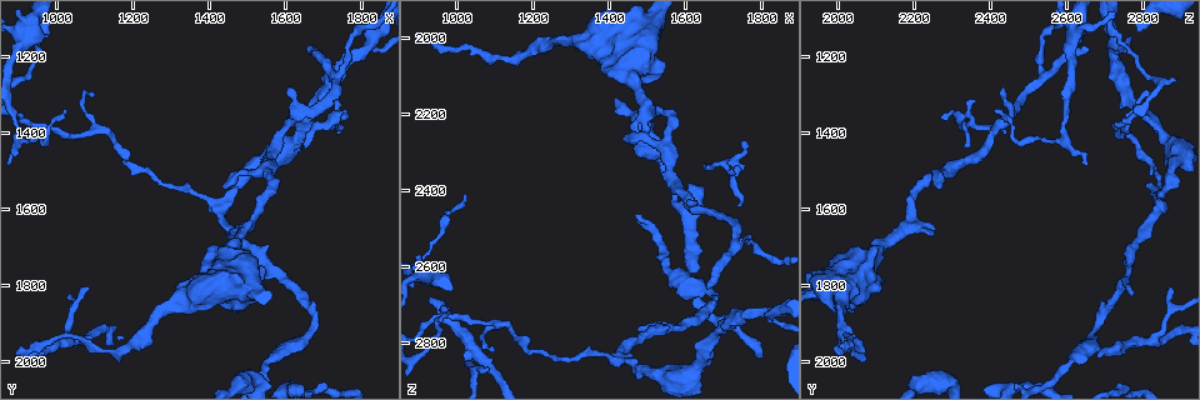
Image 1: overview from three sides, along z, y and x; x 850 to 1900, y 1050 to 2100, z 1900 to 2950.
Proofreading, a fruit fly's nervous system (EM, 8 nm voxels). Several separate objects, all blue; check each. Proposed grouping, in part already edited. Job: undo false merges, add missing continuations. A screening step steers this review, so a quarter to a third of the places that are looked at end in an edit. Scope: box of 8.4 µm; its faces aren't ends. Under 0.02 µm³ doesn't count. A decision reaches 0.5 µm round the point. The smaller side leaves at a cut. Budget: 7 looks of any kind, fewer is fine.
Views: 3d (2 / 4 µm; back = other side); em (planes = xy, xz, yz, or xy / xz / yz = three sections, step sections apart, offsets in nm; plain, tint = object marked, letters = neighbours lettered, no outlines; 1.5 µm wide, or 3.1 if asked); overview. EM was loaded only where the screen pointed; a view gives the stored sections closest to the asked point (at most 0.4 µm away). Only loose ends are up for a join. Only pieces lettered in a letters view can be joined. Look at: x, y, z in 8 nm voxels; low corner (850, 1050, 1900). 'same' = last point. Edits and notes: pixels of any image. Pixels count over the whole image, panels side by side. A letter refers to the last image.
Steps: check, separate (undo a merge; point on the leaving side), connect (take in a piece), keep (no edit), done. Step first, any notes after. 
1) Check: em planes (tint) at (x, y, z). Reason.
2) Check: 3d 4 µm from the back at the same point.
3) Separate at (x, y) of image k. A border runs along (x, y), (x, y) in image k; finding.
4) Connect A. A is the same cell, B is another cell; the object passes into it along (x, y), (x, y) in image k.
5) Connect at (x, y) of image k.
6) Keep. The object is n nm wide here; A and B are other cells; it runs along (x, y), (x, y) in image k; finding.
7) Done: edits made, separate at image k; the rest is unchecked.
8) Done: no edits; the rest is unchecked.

Check: 3d 2 µm at (1015, 1340, 2415). Tapers out.

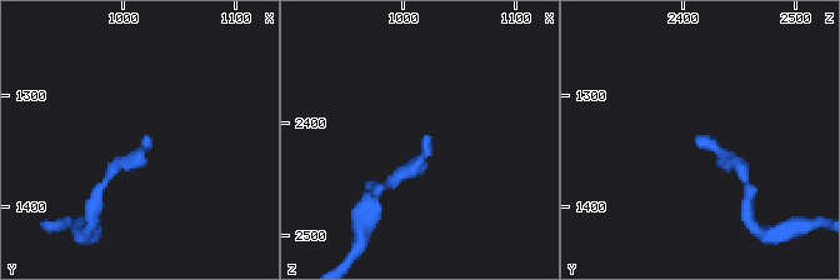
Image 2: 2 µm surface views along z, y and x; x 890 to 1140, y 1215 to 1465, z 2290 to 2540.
Check: em yz step 8 (letters) at (1020, 1334, 2416).

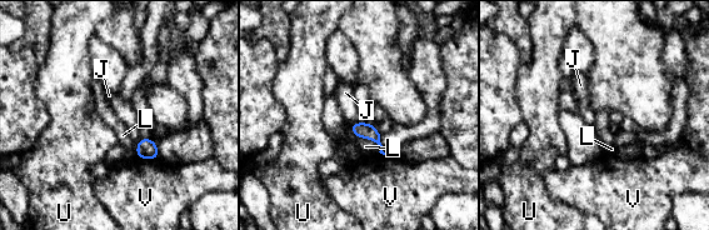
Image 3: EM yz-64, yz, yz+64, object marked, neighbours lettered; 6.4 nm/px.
Check: em planes (letters) at the same point. Cut it another way.

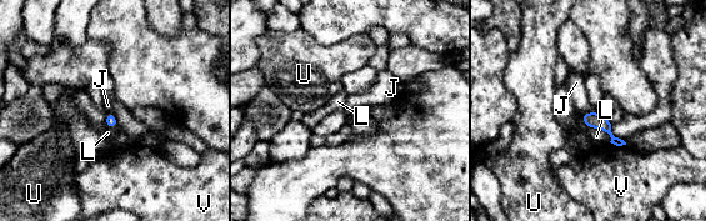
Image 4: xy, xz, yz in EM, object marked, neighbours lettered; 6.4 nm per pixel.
Keep. J, L, U and V are other cells; it runs along (585, 116), (597, 120), (619, 142) in image 4; none of them fits.

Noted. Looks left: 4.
Check: 3d 2 µm from the back at (925, 1990, 2690). An open end.

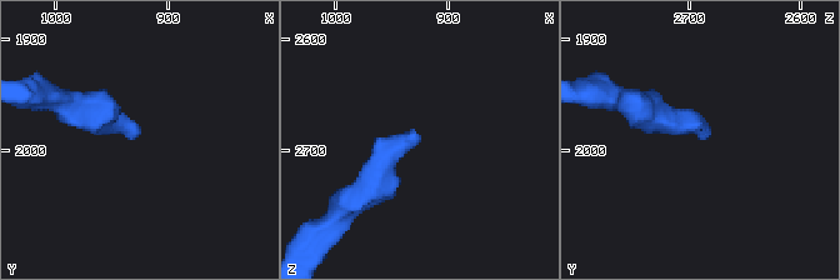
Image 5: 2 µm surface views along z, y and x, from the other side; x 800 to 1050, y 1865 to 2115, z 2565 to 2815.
Check: em planes (letters) at (926, 1982, 2688). Now the EM.

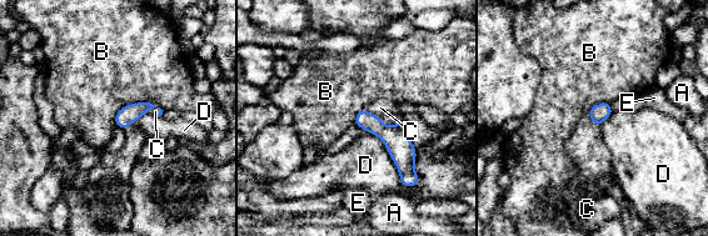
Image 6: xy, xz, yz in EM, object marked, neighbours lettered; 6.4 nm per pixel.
Connect C. C is the same cell, A, B, D and E are other cells; the object passes into it along (599, 113), (592, 121), (586, 146) in image 6; it goes on there.

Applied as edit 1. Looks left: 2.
Check: em planes (letters) at (1660, 1180, 2655). Branch stops here.

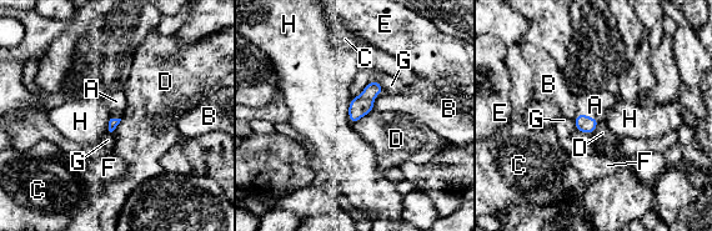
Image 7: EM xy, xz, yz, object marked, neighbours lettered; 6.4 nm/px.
Connect A. A is the same cell, B, C, D, E, F, G and H are other cells; the object passes into it along (583, 124), (588, 116), (595, 105) in image 7; it goes on there.

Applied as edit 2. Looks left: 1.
Done: edits made, connect at image 6, connect at image 7; the rest is unchecked.

